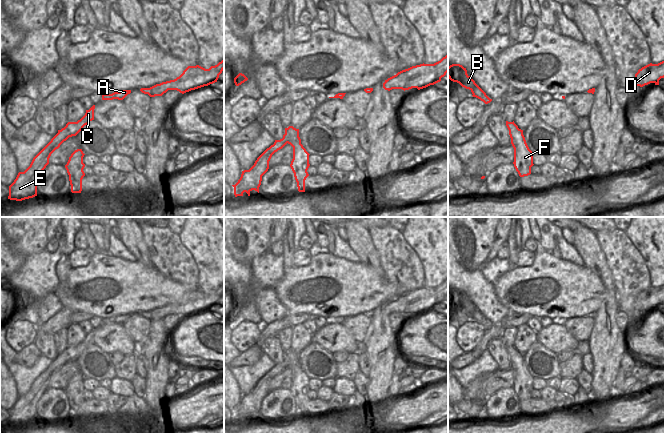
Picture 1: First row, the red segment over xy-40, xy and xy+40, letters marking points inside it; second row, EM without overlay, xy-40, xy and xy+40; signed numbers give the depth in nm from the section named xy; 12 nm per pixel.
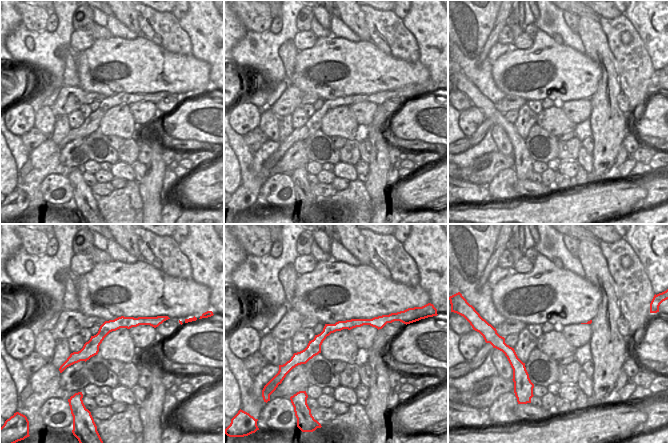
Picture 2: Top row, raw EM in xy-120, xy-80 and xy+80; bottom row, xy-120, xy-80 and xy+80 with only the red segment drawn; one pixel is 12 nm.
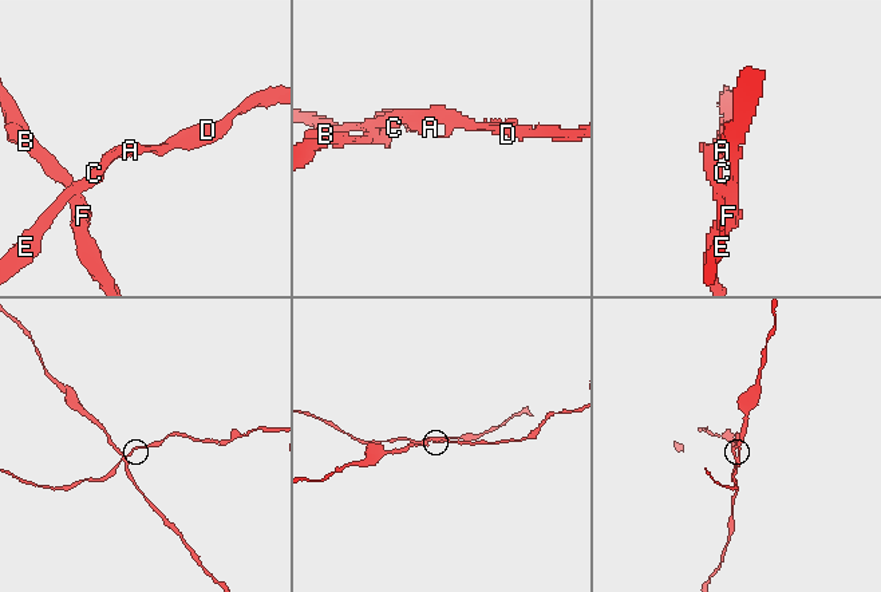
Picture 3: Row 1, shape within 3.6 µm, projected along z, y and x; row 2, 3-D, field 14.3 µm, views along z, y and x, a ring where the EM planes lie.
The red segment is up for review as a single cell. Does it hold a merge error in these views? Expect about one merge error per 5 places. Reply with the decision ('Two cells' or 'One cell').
Two cells

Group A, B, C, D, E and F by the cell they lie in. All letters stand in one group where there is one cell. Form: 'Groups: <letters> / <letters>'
Groups: A C D E / B F

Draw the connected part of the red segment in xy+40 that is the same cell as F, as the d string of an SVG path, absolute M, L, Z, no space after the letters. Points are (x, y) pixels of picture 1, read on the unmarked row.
M506 345L506 350L509 354L511 368L514 372L514 391L520 401L528 400L531 398L531 391L533 388L534 377L529 373L523 354L513 346Z

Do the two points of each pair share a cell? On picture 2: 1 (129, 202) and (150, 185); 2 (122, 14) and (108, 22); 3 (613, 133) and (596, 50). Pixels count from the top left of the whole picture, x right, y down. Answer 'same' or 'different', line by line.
1: different
2: different
3: same

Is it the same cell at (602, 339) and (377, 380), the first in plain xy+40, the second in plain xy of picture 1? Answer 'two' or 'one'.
one

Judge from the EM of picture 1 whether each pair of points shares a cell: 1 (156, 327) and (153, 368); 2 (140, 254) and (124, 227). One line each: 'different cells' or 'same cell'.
1: same cell
2: same cell

